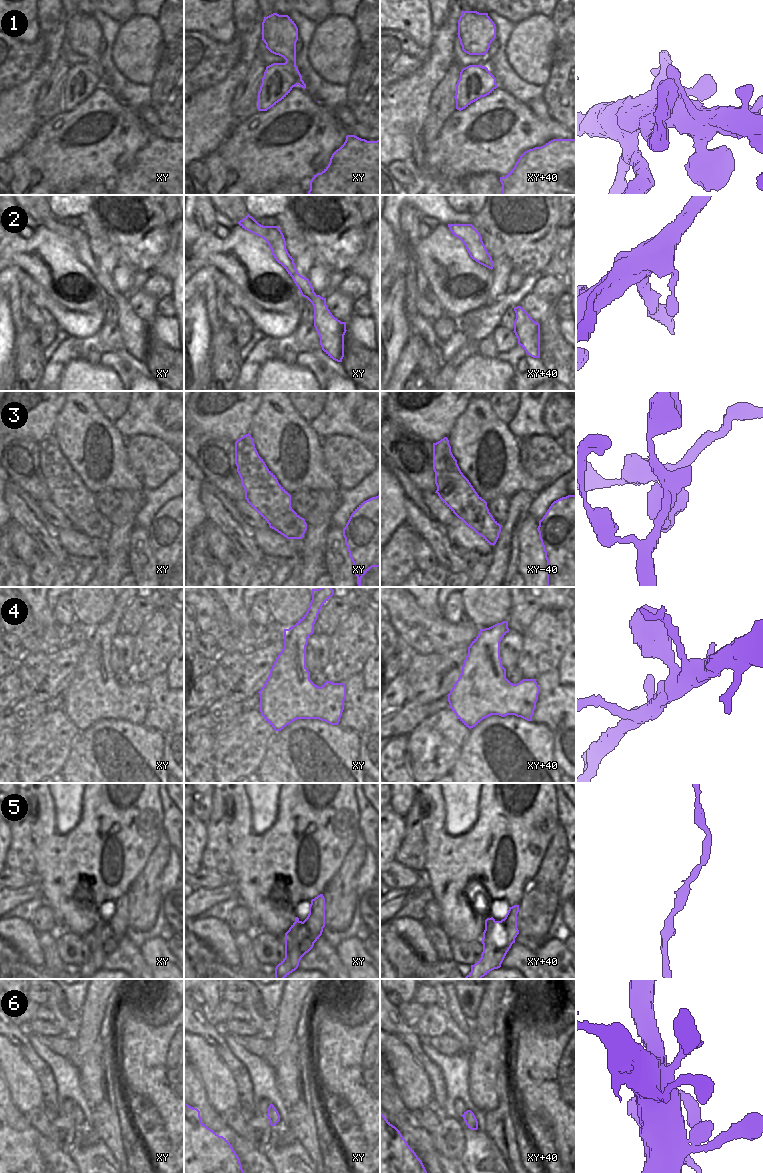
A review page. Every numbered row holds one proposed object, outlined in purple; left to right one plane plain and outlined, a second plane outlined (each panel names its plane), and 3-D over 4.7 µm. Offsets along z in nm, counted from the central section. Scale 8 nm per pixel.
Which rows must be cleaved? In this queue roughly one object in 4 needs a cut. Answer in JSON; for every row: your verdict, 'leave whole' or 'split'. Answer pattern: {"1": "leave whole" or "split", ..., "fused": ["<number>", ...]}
{"1": "leave whole", "2": "leave whole", "3": "split", "4": "leave whole", "5": "leave whole", "6": "leave whole", "fused": ["3"]}

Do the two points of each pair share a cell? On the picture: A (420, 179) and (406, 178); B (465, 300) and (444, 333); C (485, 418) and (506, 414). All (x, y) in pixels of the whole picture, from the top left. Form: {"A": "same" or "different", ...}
{"A": "different", "B": "different", "C": "different"}

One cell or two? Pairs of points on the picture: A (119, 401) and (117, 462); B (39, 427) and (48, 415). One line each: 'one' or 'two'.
A: two
B: one

